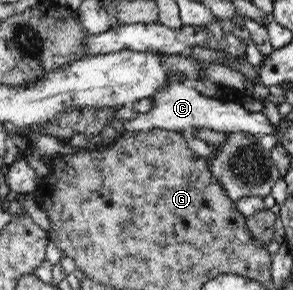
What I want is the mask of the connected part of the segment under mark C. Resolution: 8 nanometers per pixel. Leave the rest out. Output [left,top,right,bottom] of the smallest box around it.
[119,83,277,138]

